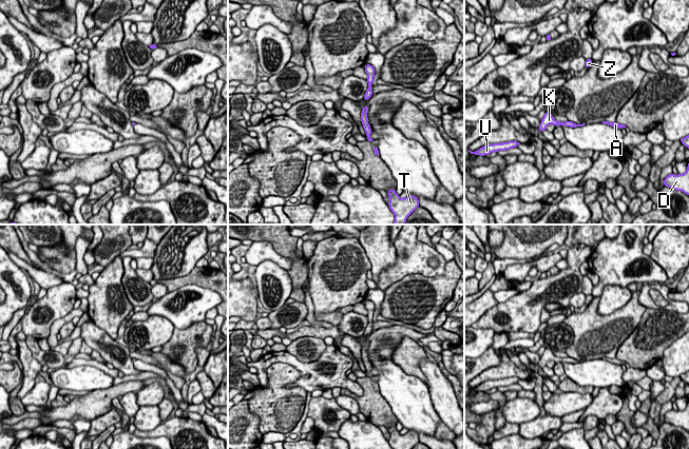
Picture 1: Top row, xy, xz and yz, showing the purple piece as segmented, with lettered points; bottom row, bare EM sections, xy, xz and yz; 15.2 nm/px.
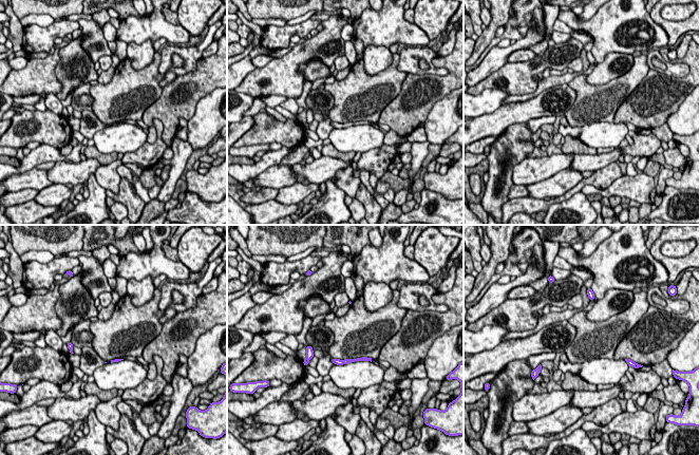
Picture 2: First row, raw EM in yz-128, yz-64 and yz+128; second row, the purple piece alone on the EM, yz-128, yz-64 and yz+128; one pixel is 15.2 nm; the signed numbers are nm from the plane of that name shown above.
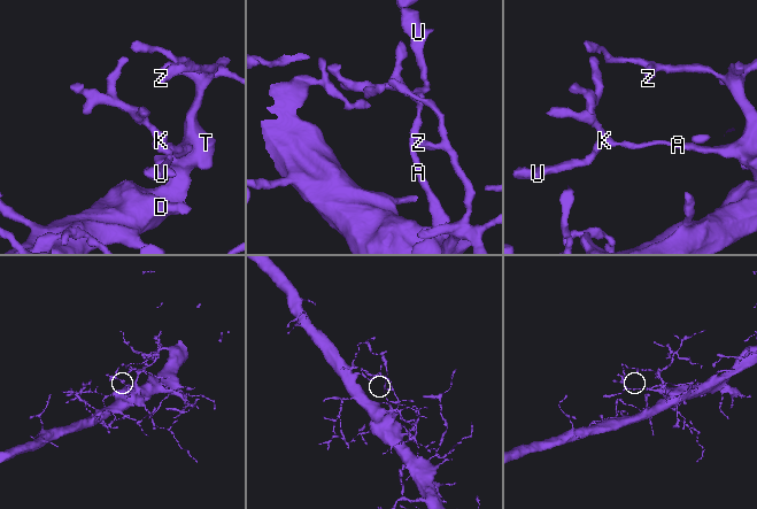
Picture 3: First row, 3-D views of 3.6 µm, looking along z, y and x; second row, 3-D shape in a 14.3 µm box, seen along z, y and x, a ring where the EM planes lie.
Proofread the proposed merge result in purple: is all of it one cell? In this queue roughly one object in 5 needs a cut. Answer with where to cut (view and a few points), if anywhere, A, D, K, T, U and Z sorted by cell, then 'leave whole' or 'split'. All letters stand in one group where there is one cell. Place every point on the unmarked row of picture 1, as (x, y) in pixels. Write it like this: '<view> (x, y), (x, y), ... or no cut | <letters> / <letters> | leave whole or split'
no cut | A D K T U Z | leave whole

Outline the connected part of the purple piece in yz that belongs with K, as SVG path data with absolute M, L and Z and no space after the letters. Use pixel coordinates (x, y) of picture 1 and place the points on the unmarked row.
M546 348L542 356L540 357L538 366L542 369L544 366L547 366L547 363L549 360L554 360L555 363L564 362L564 363L570 363L570 364L577 364L577 363L583 363L586 359L576 360L569 356L566 358L560 358L560 357L555 356L551 349Z

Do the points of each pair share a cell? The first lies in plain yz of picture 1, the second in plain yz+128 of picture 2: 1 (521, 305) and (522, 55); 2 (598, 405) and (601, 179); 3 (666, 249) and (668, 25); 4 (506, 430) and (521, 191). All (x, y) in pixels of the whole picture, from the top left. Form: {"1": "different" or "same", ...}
{"1": "different", "2": "same", "3": "same", "4": "same"}

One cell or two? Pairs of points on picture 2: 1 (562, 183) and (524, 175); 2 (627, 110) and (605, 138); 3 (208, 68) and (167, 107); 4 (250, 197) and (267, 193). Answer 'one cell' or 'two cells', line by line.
1: two cells
2: two cells
3: one cell
4: one cell

